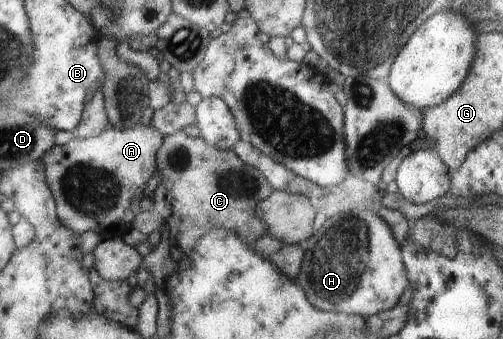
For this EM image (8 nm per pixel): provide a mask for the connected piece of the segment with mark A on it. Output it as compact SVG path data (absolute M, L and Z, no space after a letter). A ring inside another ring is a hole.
M138 124L135 128L120 129L109 127L104 133L93 138L75 135L71 142L55 145L42 157L47 169L47 180L56 194L59 218L64 225L80 235L86 231L102 233L106 238L121 237L131 227L132 221L143 211L142 201L146 198L146 187L154 175L159 174L157 155L164 145L165 135L151 125Z

